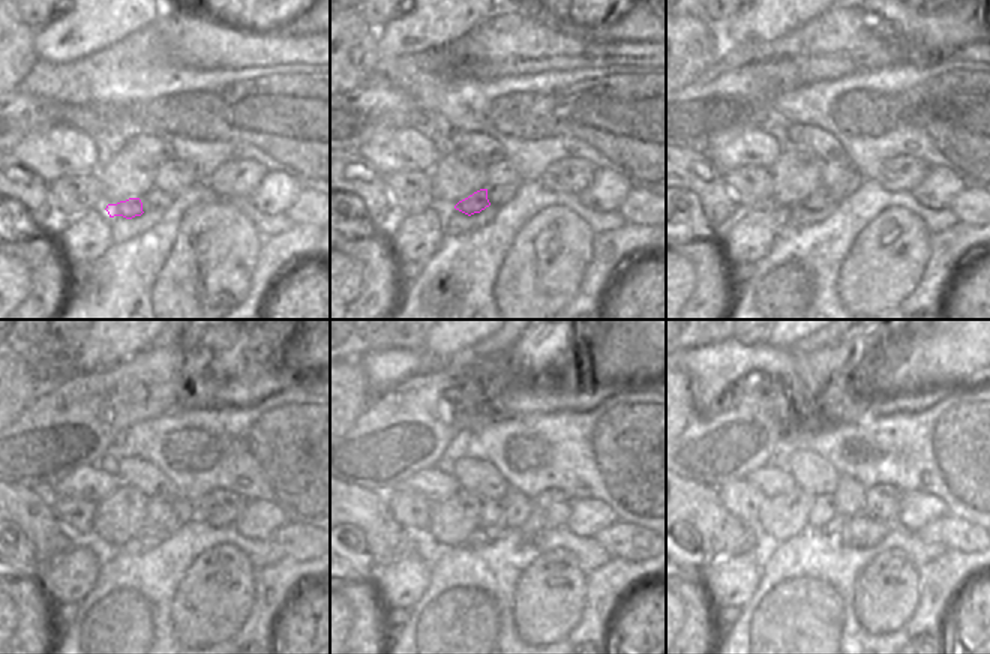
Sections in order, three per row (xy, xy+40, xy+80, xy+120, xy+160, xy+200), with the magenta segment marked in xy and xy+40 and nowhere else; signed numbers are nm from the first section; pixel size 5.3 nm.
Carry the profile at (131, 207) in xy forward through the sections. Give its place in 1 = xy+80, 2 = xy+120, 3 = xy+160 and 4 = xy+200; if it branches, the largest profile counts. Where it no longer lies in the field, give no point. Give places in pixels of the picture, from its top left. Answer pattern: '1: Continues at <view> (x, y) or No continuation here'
1: Continues at xy+80 (821, 197)
2: Continues at xy+120 (153, 530)
3: Continues at xy+160 (531, 528)
4: Continues at xy+200 (861, 531)

